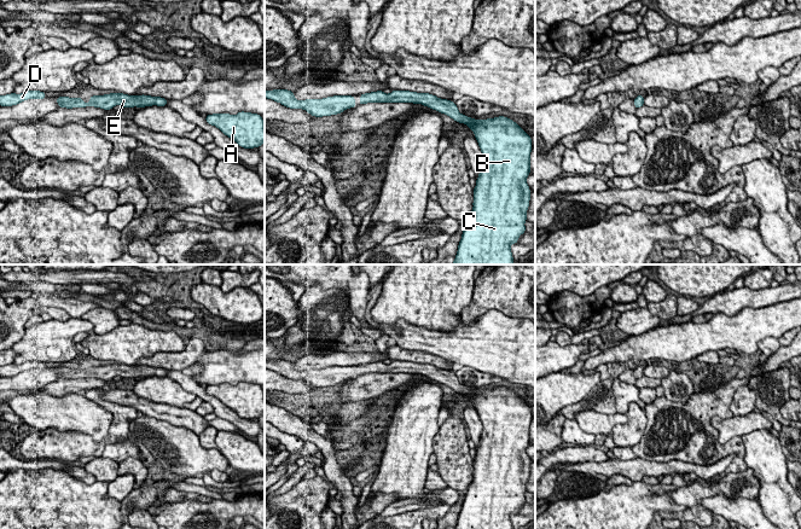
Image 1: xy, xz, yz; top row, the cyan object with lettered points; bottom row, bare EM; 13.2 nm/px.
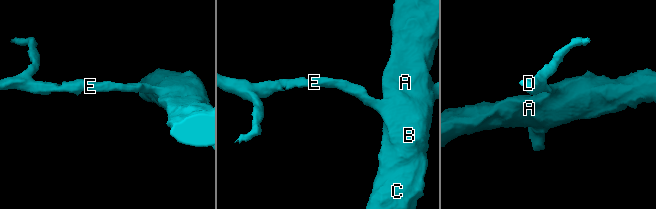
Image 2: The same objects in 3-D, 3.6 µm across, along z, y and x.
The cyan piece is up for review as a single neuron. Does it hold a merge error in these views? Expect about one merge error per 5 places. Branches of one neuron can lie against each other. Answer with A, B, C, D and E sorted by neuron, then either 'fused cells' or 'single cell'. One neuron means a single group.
A B C D E | single cell

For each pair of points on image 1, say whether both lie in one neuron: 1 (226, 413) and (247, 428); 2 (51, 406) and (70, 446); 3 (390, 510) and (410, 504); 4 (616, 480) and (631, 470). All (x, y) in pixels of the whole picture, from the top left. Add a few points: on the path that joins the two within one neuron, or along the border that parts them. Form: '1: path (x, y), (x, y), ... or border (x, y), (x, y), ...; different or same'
1: path (231, 416), (242, 424); same
2: border (39, 429), (81, 431), (92, 440); different
3: path (395, 507), (405, 505); same
4: border (605, 481), (614, 475), (624, 475), (632, 481); different

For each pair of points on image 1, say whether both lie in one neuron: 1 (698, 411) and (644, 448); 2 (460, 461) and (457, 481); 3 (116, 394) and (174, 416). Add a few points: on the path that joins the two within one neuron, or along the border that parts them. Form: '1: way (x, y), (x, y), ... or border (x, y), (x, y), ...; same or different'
1: way (685, 423), (674, 426), (657, 443); same
2: way (457, 466), (457, 476); same
3: way (131, 399), (147, 408), (160, 411); same

